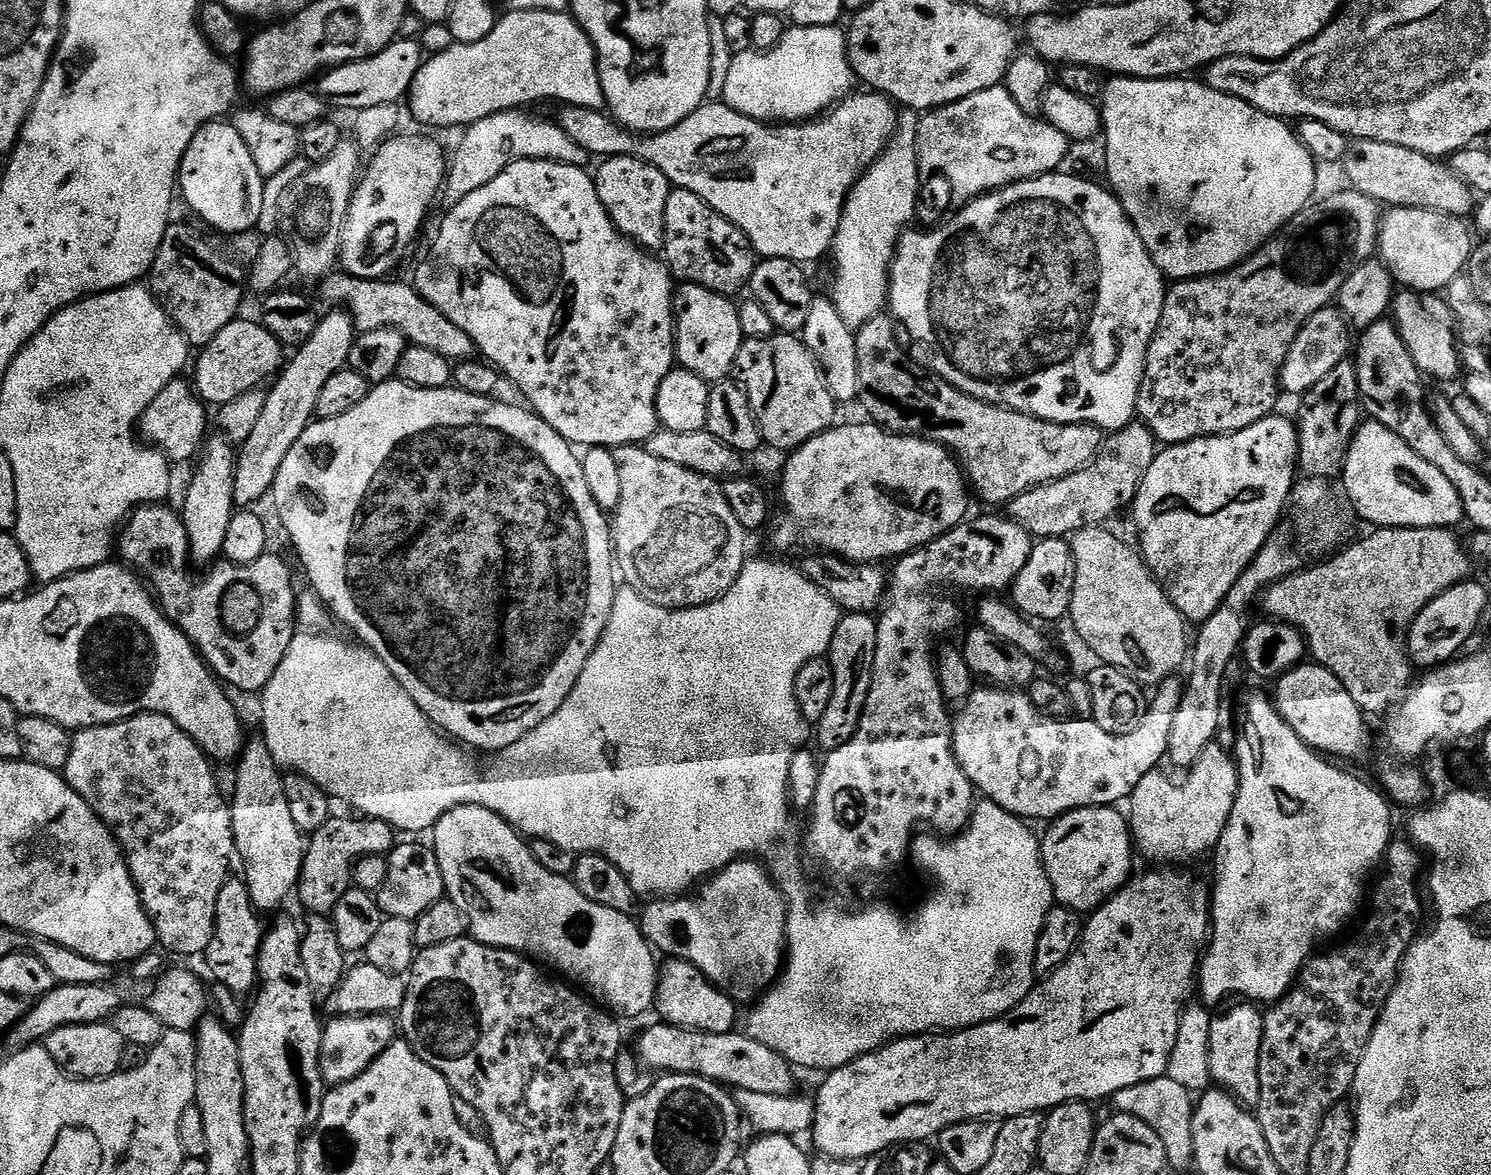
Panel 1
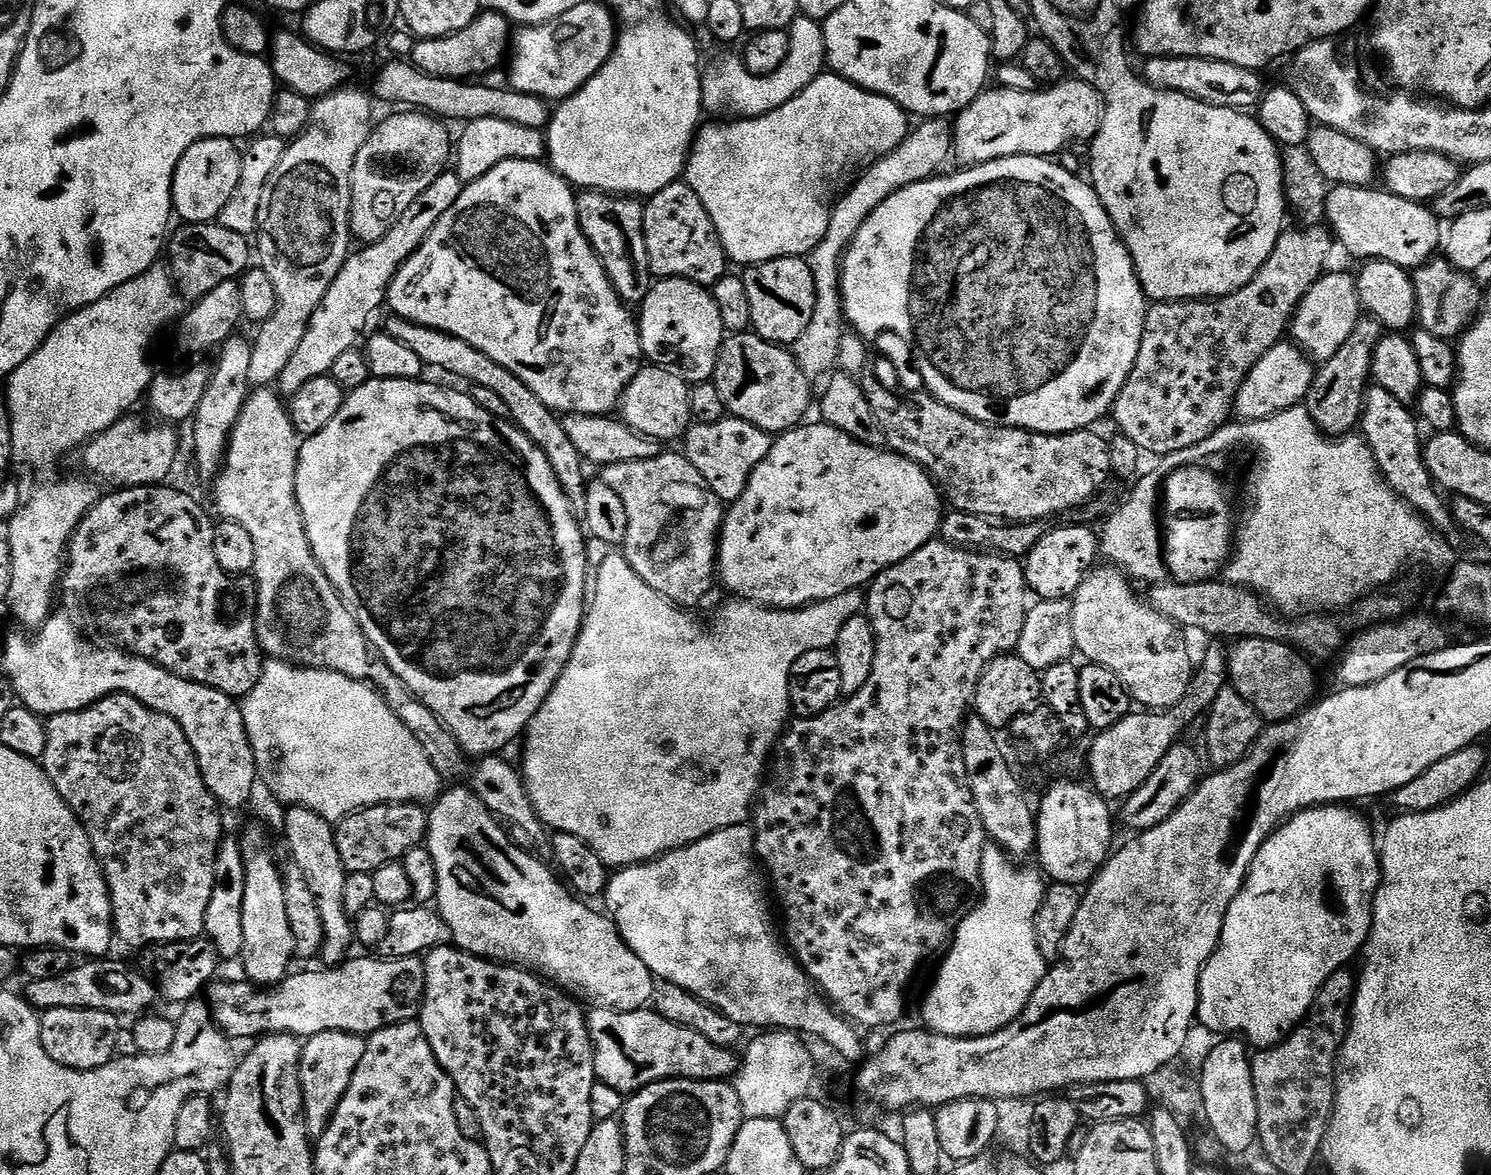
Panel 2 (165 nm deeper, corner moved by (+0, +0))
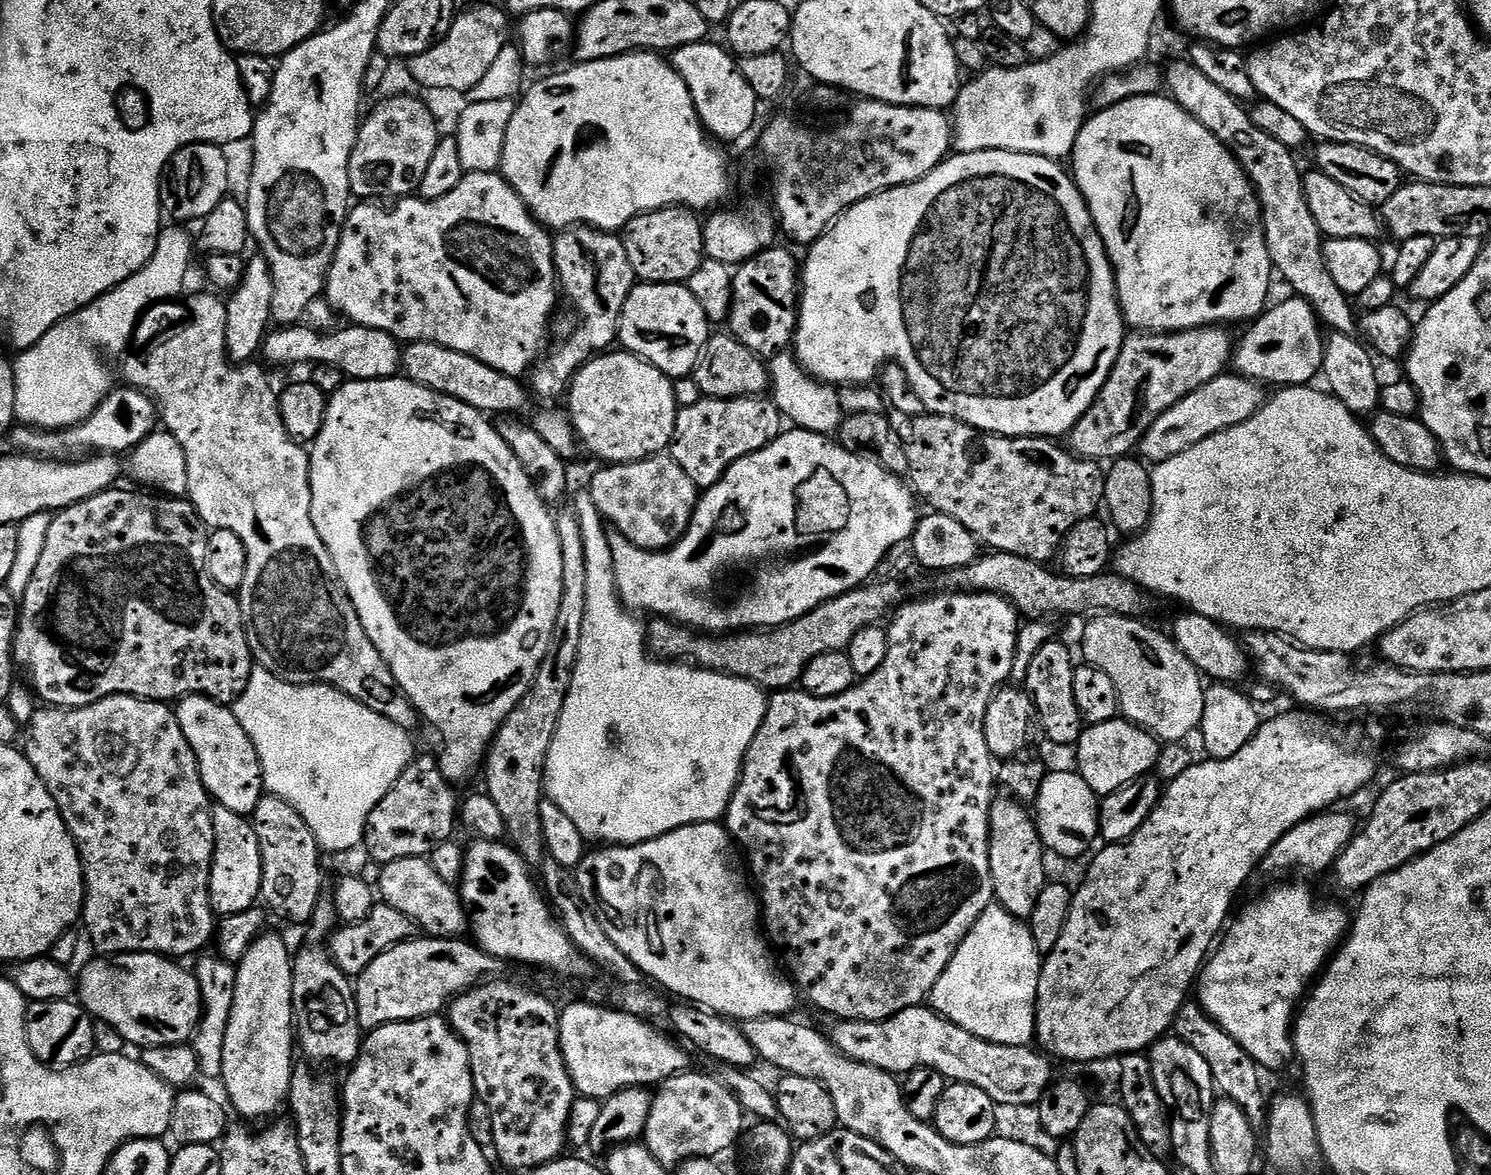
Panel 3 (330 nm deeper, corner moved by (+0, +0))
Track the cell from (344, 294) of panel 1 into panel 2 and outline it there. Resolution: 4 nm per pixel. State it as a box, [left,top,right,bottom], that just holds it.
[386,315,589,518]

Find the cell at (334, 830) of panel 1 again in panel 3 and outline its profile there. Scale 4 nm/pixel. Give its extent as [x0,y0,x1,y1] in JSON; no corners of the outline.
[364,755,458,866]

